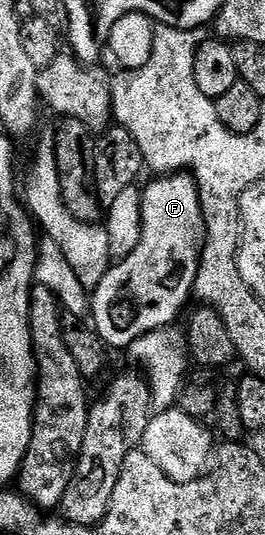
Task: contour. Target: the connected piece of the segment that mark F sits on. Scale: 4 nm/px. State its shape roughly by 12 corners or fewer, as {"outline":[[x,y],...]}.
{"outline":[[188,172],[142,192],[142,239],[92,290],[110,350],[194,296],[205,215]]}

